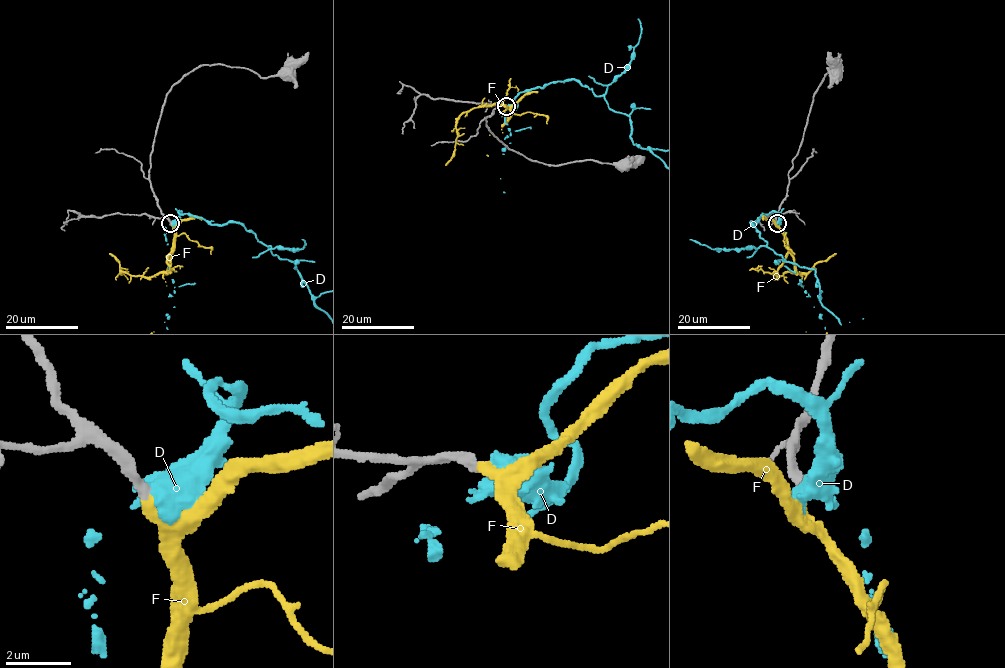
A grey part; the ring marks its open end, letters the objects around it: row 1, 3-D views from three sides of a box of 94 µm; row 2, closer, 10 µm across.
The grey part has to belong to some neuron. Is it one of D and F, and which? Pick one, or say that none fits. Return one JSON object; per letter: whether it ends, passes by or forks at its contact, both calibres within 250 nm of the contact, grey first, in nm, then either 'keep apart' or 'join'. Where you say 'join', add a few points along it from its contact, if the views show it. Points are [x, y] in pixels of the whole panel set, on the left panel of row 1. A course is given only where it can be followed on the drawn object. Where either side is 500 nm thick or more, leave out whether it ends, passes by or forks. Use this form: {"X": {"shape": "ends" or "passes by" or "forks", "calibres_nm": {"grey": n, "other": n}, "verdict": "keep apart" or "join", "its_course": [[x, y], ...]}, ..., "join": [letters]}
{"D": {"calibres_nm": {"grey": 320, "other": 500}, "verdict": "keep apart"}, "F": {"shape": "ends", "calibres_nm": {"grey": 320, "other": 280}, "verdict": "join"}, "join": ["F"]}

